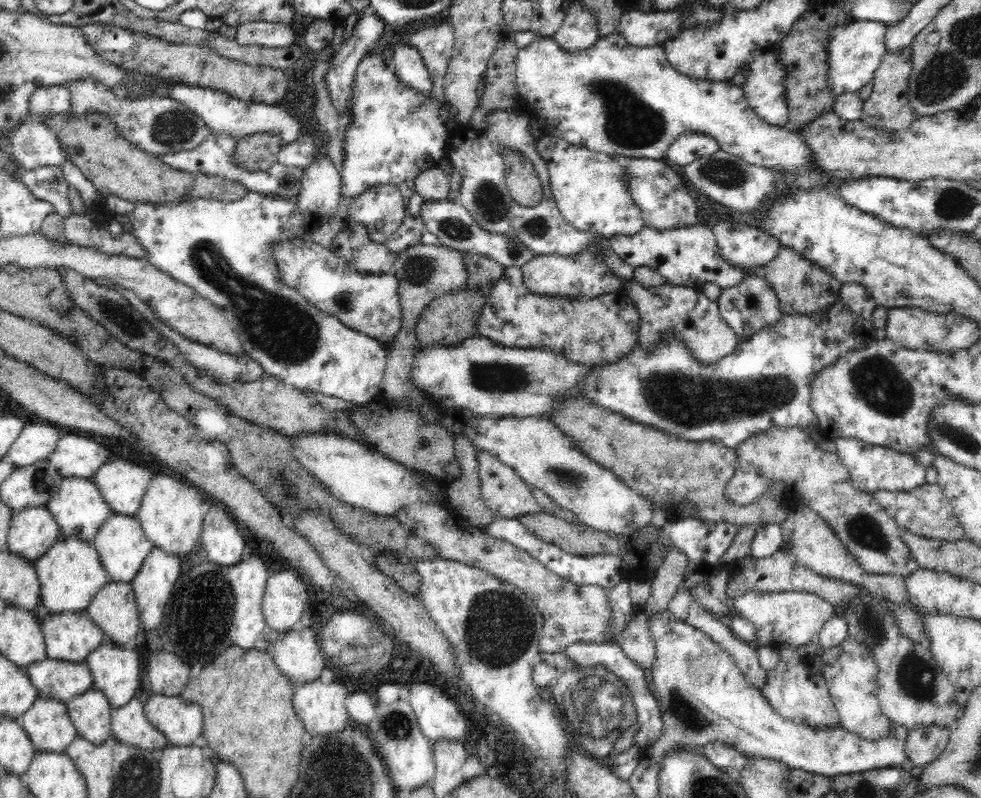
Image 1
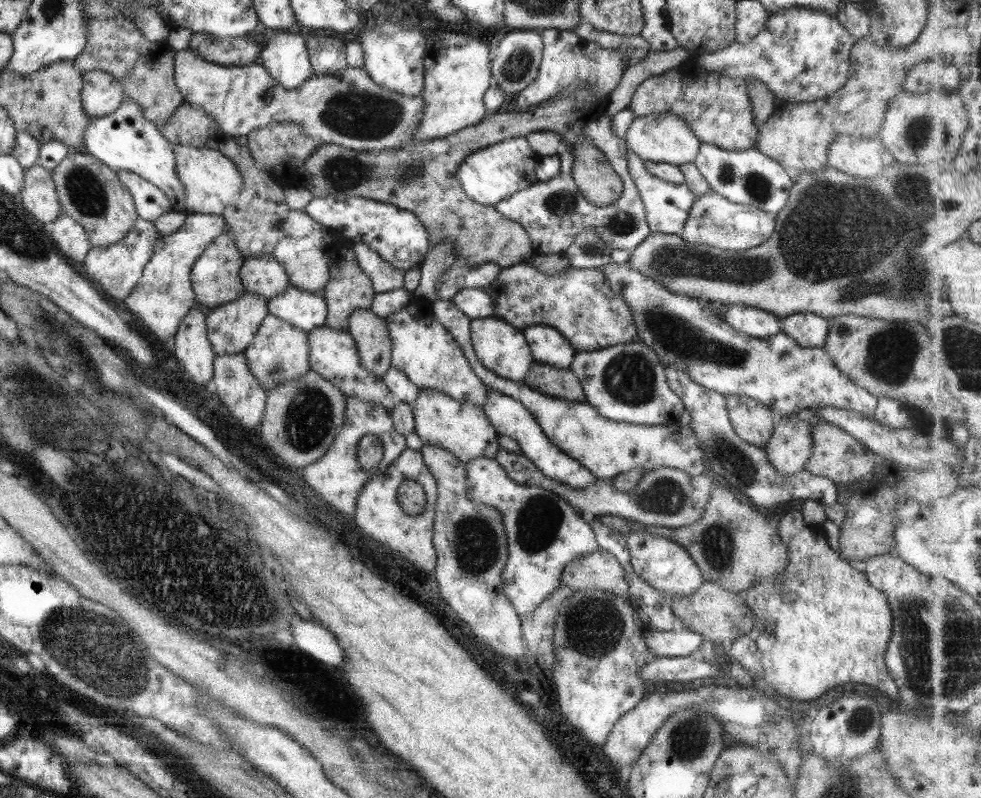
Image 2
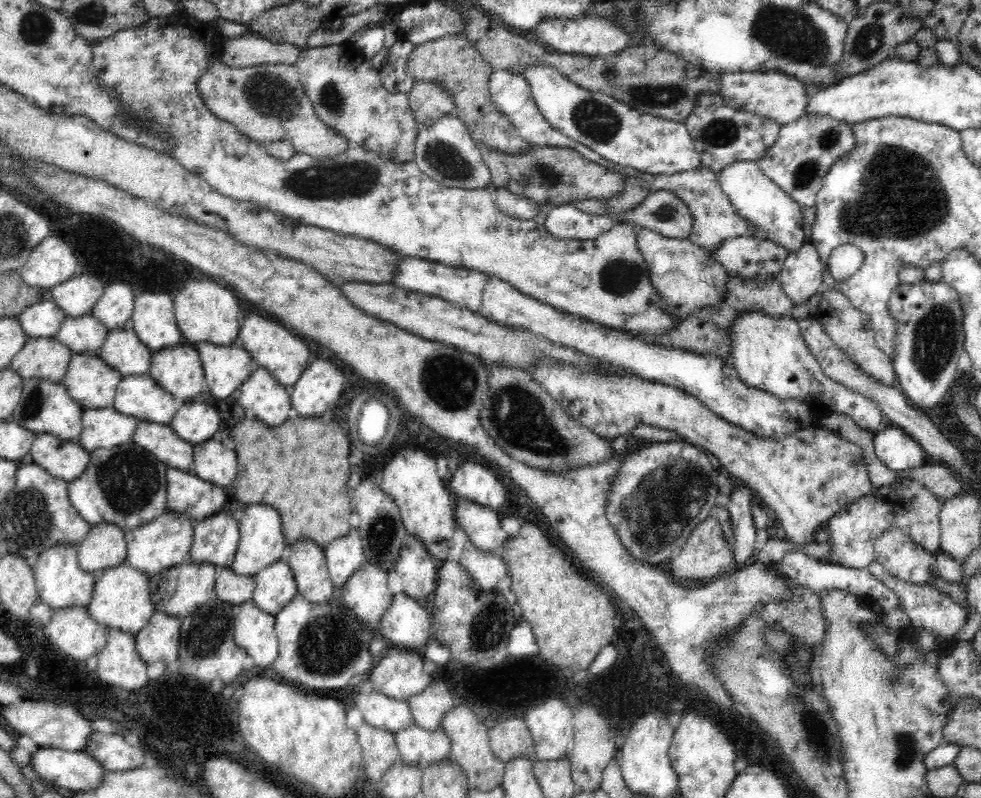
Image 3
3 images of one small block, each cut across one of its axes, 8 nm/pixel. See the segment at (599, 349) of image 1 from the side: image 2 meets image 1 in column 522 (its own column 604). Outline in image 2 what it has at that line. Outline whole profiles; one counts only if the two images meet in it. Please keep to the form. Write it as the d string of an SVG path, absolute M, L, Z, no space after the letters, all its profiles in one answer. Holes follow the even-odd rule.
M521 264L516 266L509 266L503 269L499 269L498 275L495 277L493 282L490 282L483 290L489 298L493 299L493 307L492 307L492 316L495 319L499 319L511 326L514 326L516 329L524 329L528 326L535 326L536 324L545 324L559 331L559 334L563 335L563 338L568 340L568 343L574 348L576 351L591 351L597 349L604 349L608 346L613 346L614 344L621 344L627 341L636 340L636 332L634 324L632 323L631 313L627 307L627 303L623 301L623 297L621 295L615 294L615 292L609 289L609 286L604 282L606 278L602 275L599 268L597 269L575 269L572 267L567 268L564 273L549 276L548 274L541 273L539 270L535 270L531 268L531 266L527 264Z

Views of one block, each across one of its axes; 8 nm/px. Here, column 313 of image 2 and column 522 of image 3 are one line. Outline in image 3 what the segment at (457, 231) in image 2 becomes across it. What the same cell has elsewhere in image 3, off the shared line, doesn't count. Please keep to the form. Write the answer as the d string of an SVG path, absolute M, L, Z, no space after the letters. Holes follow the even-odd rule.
M480 146L484 164L492 170L496 178L492 178L494 187L502 186L502 164L508 167L508 178L516 184L511 188L514 194L530 199L535 205L549 205L554 208L560 205L572 205L572 202L610 200L620 196L626 190L626 178L620 173L608 170L594 162L590 162L580 153L568 148L556 147L526 147L522 152L507 154L502 162L502 152Z

